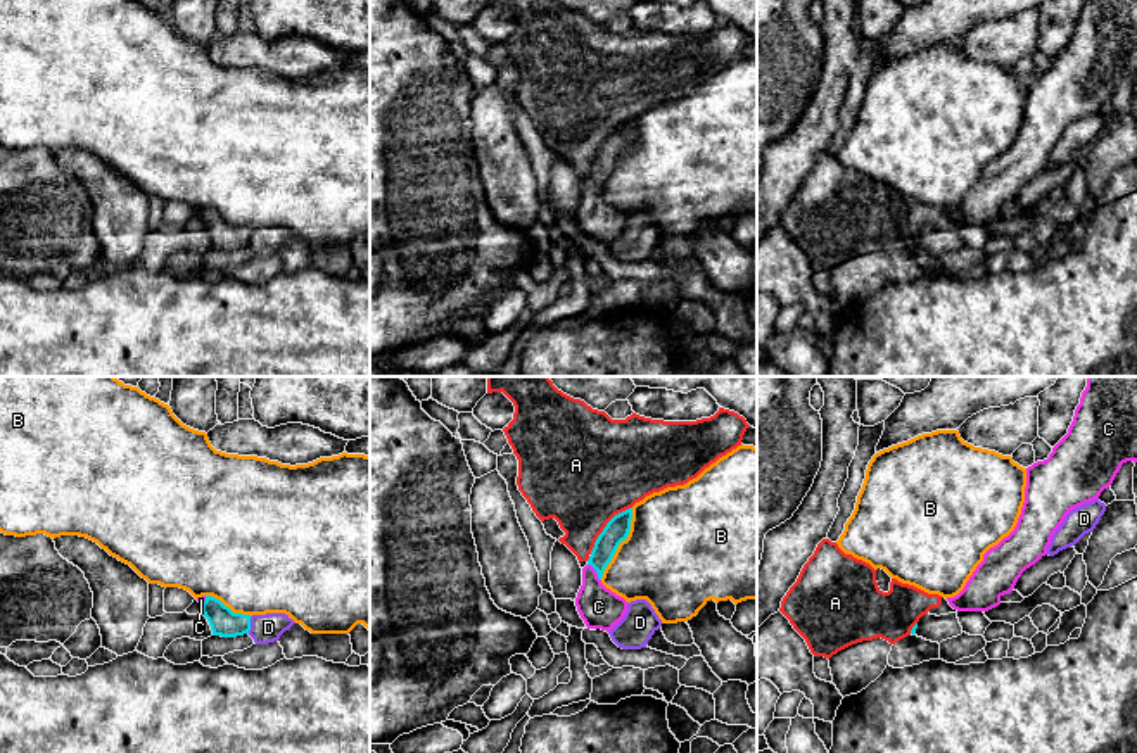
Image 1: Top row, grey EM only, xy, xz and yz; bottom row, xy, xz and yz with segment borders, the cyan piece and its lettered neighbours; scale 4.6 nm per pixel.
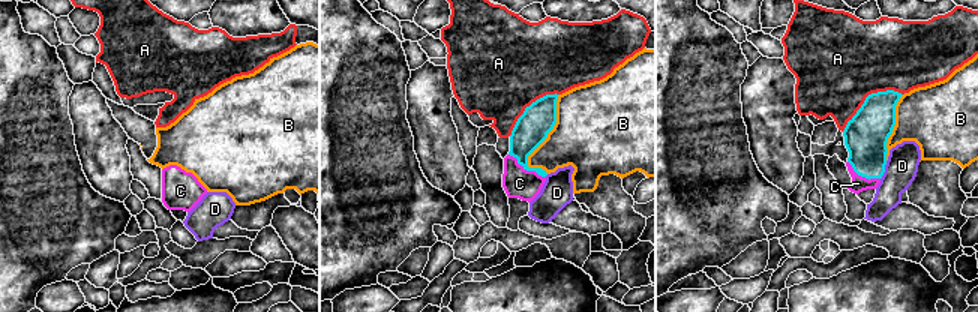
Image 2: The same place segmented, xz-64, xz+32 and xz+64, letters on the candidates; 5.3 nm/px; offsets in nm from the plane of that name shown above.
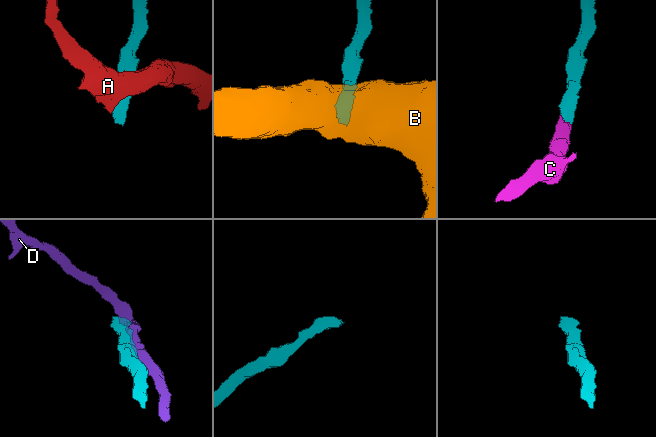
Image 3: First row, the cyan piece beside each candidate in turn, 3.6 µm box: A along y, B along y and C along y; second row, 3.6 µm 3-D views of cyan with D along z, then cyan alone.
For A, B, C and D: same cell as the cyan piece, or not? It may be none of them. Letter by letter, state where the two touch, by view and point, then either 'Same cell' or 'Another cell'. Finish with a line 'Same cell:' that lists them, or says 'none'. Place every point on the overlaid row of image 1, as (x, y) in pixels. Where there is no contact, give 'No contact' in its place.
A: Touches cyan at xz (605, 527). Another cell
B: Touches cyan at xz (619, 543). Another cell
C: Touches cyan at xz (597, 572). Same cell
D: Touches cyan at xy (249, 626). Another cell
Same cell: C

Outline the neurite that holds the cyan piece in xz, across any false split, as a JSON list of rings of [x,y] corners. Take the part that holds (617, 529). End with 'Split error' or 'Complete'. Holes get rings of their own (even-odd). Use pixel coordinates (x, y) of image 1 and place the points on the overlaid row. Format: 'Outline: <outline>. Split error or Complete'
Outline: [[[632,508],[615,515],[598,535],[588,565],[582,568],[582,585],[575,606],[588,629],[610,632],[626,615],[627,601],[601,584],[619,544],[631,530]]]. Split error

